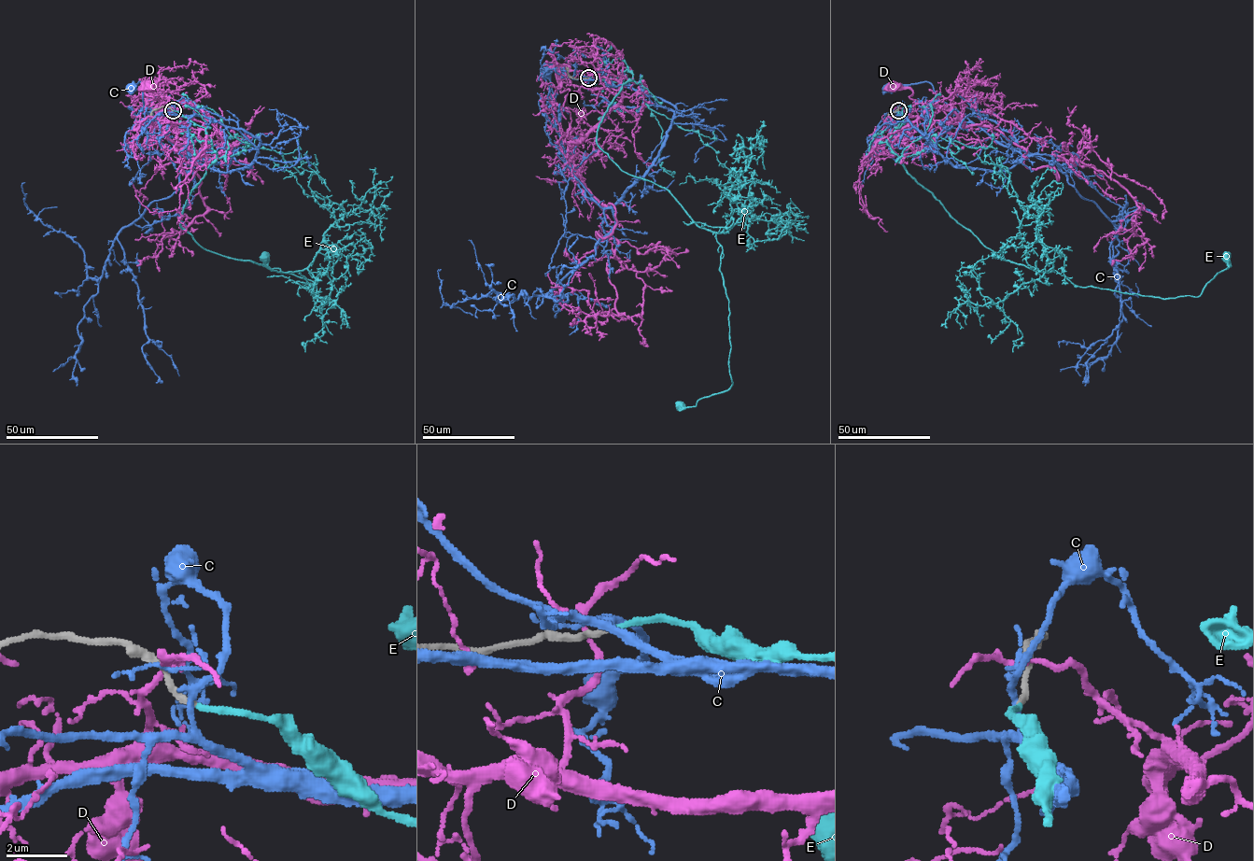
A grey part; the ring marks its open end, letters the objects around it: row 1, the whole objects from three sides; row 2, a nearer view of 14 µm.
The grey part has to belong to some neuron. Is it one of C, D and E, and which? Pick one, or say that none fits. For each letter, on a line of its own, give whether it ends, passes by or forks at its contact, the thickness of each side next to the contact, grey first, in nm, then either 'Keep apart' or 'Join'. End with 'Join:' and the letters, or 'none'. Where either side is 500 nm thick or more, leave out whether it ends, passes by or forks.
C: It passes by. Thickness 240 nm (grey) against 220 nm. Keep apart
D: It passes by. Thickness 220 nm (grey) against 170 nm. Keep apart
E: It ends there. Thickness 220 nm (grey) against 200 nm. Join
Join: E

